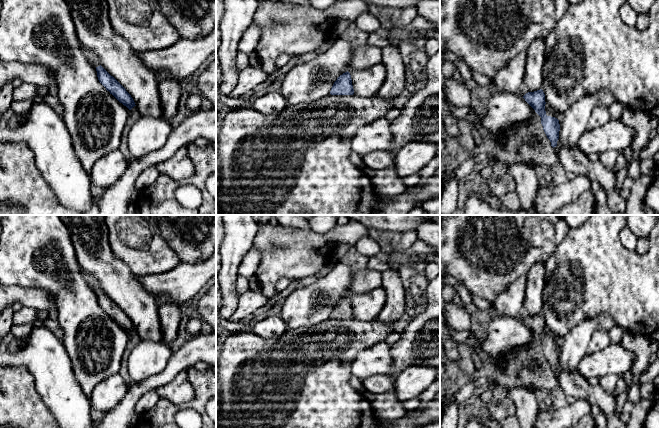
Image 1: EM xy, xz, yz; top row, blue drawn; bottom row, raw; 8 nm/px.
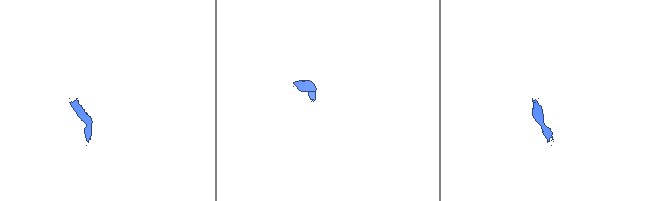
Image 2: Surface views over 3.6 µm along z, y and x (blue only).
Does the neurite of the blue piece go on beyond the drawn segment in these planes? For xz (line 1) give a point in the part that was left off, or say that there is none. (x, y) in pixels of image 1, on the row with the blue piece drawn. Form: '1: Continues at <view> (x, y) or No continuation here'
1: No continuation here

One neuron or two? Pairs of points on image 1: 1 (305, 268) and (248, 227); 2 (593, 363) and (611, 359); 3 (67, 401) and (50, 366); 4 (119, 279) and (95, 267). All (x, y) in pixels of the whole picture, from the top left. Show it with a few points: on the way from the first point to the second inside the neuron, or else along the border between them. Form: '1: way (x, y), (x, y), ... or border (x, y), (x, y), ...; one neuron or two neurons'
1: border (258, 225), (253, 244); two neurons
2: way (597, 363), (607, 361); one neuron
3: way (61, 392), (53, 375); one neuron
4: way (113, 275), (107, 269), (101, 267); one neuron

